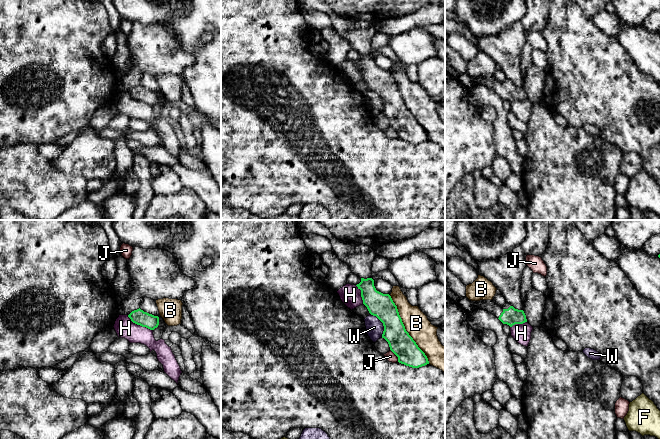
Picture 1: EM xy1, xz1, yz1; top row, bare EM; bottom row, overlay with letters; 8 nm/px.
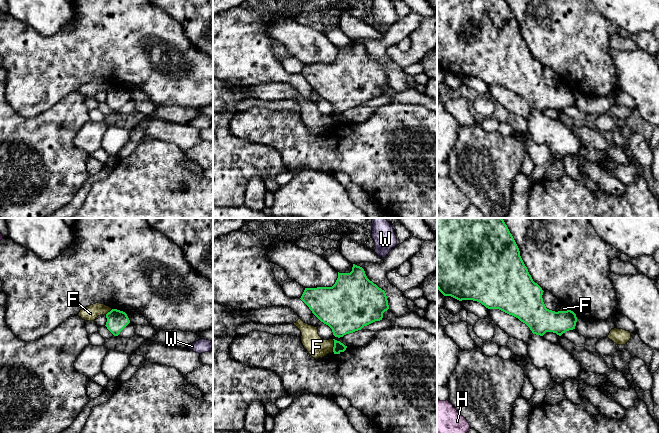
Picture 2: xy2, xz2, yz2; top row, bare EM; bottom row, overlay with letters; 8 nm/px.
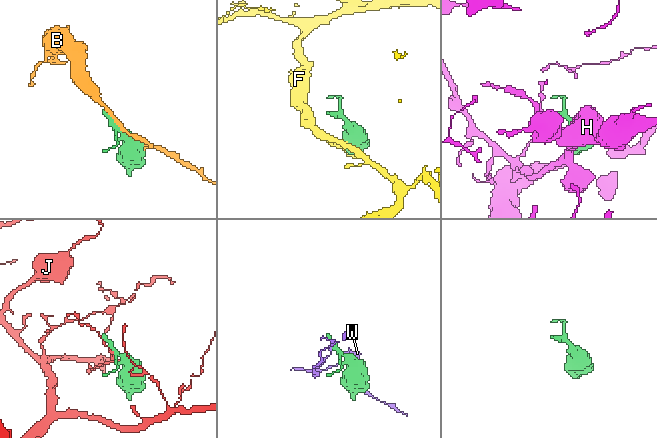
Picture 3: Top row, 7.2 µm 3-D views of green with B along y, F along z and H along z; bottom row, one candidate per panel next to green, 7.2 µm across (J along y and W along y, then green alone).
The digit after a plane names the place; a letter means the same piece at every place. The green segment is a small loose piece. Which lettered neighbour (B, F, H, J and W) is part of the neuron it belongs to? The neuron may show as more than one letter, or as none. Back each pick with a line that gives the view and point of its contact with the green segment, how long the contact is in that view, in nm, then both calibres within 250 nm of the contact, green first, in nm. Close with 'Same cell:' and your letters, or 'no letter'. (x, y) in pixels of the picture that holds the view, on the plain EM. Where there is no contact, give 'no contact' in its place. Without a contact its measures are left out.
Same cell: no letter

